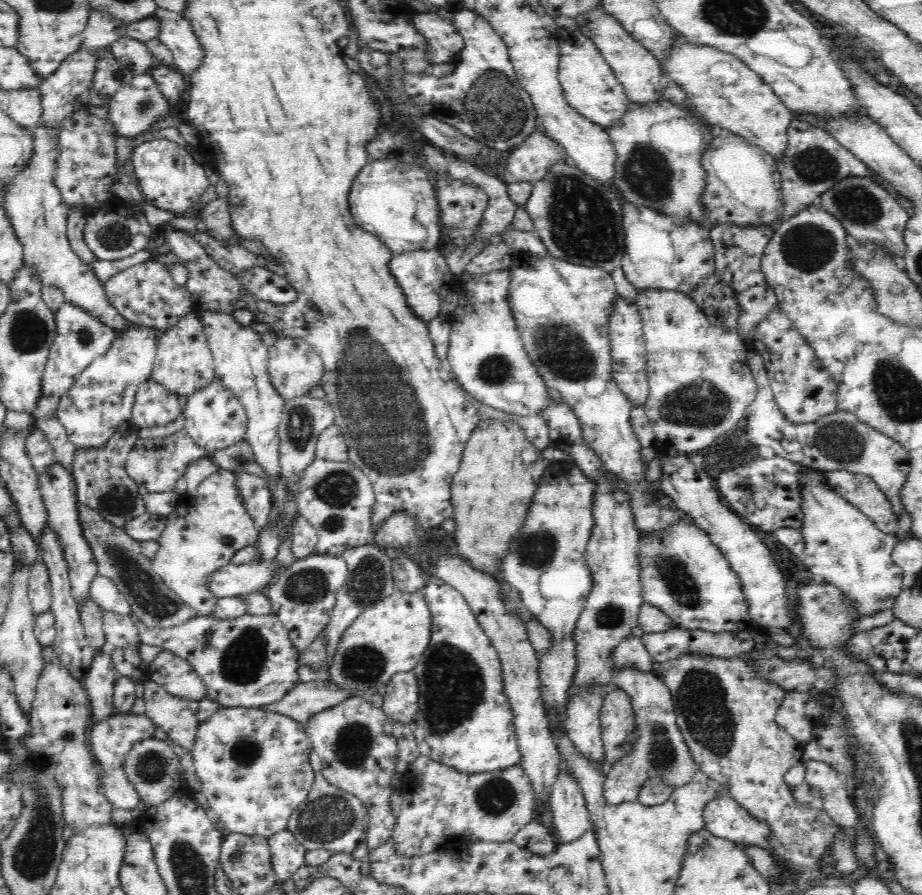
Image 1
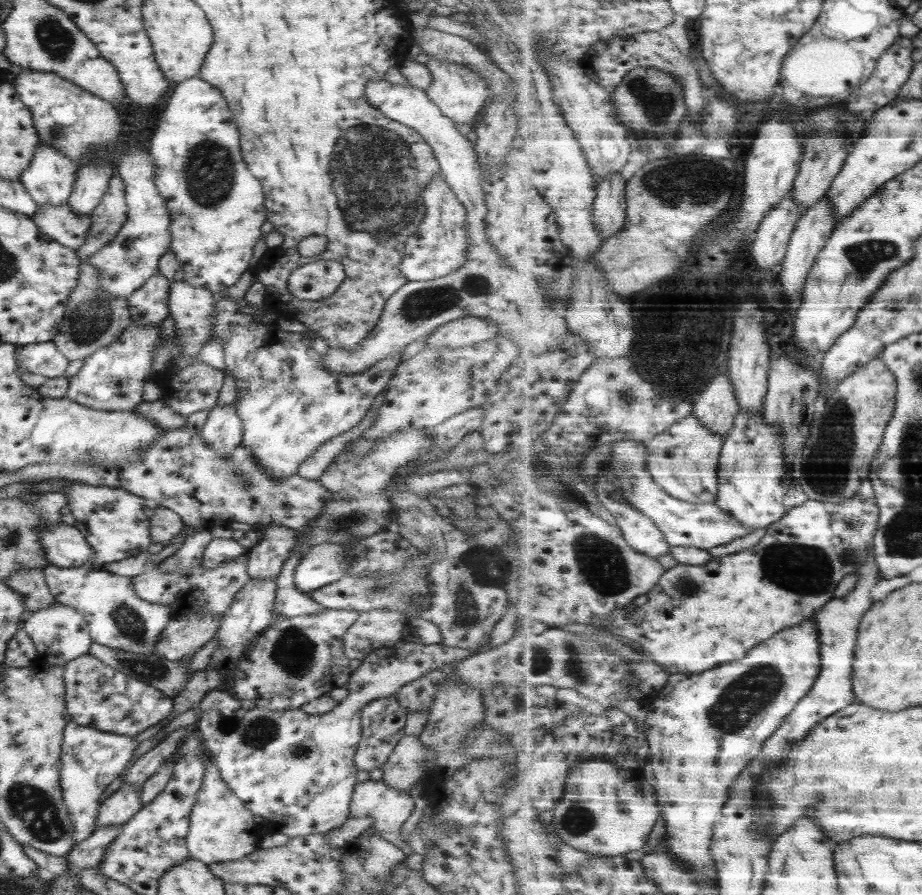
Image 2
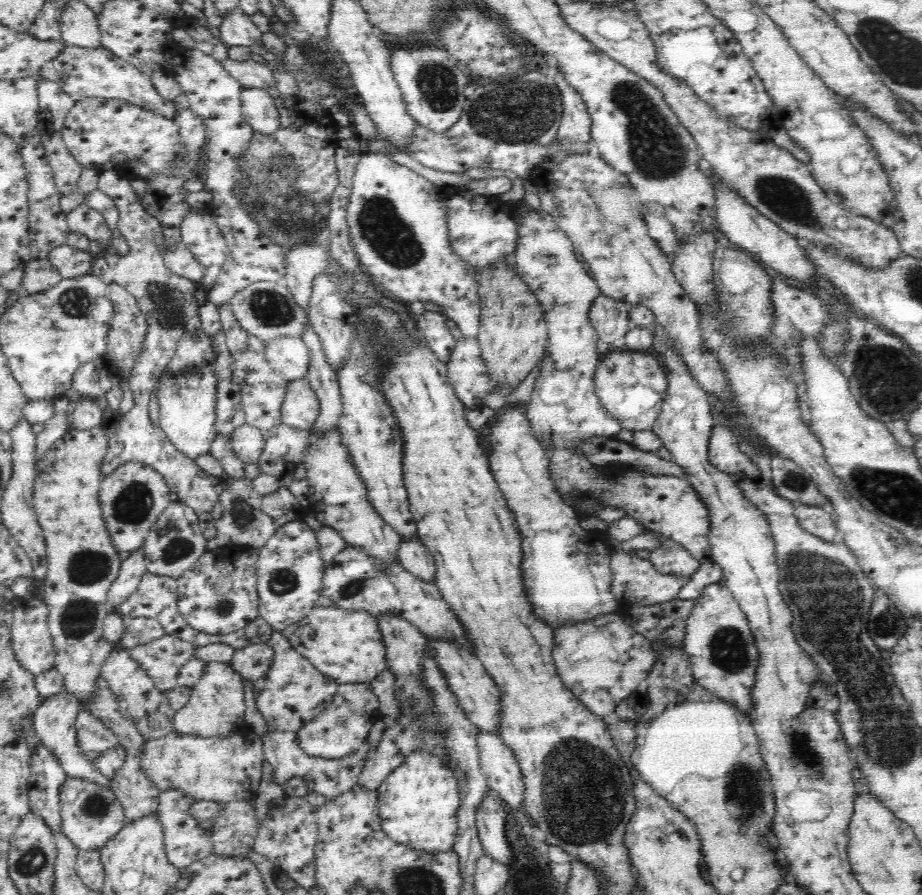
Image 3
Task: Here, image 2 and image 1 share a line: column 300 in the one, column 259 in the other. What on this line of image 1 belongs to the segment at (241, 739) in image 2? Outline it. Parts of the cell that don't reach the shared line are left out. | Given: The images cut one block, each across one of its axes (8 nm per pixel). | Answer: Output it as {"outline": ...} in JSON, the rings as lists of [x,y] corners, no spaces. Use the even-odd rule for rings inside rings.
{"outline":[[[221,707],[198,725],[192,755],[198,778],[202,781],[207,809],[218,825],[230,833],[271,837],[286,830],[291,815],[312,790],[315,773],[309,762],[311,752],[311,740],[303,723],[262,709]]]}

